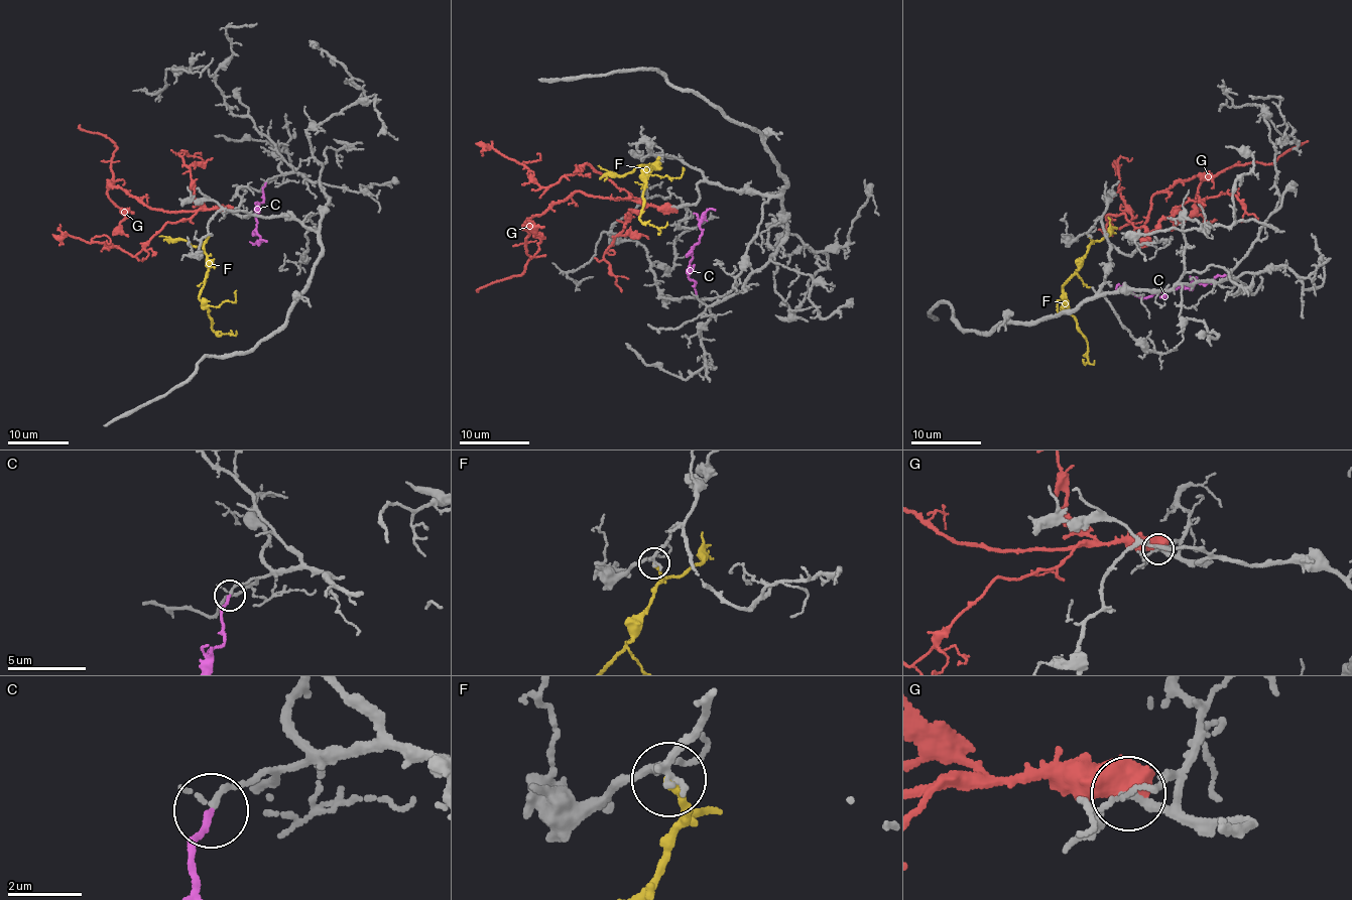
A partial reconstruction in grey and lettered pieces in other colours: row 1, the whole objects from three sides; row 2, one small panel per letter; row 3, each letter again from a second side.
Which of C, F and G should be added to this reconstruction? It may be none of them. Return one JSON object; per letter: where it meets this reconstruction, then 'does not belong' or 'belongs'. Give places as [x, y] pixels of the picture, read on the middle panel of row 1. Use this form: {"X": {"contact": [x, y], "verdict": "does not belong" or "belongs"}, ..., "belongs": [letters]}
{"C": {"contact": [697, 293], "verdict": "belongs"}, "F": {"contact": [658, 157], "verdict": "does not belong"}, "G": {"contact": [673, 207], "verdict": "belongs"}, "belongs": ["C", "G"]}

